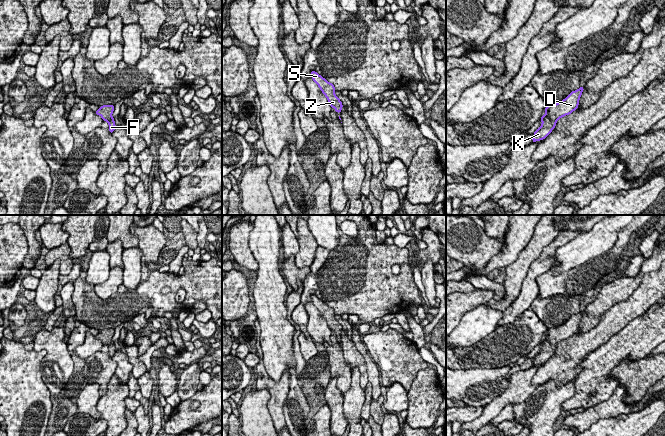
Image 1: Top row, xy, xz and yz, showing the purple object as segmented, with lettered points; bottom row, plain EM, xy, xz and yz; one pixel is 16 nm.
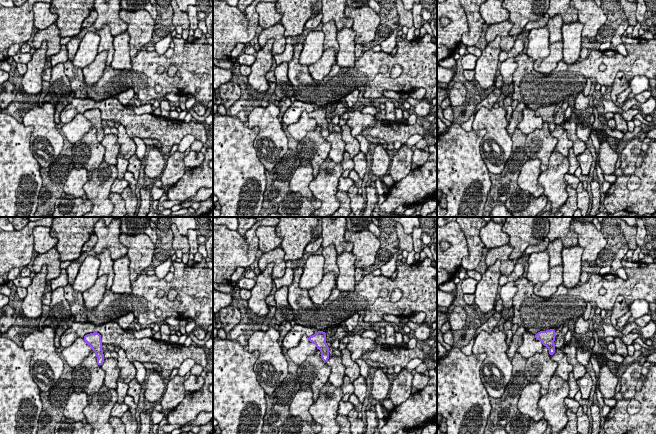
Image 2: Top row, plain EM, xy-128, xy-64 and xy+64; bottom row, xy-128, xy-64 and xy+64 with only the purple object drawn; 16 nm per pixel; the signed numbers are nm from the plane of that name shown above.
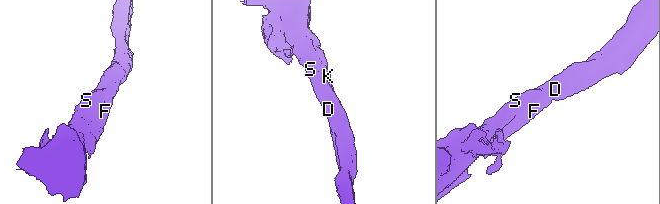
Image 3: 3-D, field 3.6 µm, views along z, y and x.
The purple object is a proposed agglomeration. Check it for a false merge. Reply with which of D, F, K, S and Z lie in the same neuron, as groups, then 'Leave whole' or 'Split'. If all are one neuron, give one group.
Groups: D F K S Z. Leave whole

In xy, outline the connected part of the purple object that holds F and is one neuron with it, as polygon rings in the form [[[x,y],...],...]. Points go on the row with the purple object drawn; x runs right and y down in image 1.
[[[104,105],[100,106],[100,108],[95,112],[95,114],[100,115],[103,121],[107,121],[109,124],[109,131],[112,134],[116,128],[114,118],[112,117],[112,113],[114,111],[114,105]]]

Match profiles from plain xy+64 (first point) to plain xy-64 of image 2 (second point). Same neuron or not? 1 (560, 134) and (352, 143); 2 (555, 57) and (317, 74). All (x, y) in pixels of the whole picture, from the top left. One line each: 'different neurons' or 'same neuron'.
1: different neurons
2: same neuron

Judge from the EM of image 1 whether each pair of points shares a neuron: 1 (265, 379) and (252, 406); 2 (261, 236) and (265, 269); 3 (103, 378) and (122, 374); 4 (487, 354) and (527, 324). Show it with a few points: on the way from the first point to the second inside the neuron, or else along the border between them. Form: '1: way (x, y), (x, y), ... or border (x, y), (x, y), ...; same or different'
1: border (255, 388), (268, 391), (267, 409), (269, 412); different
2: way (264, 244), (265, 261); same
3: border (111, 358), (116, 363), (115, 373); different
4: way (497, 349), (504, 346), (517, 334); same

